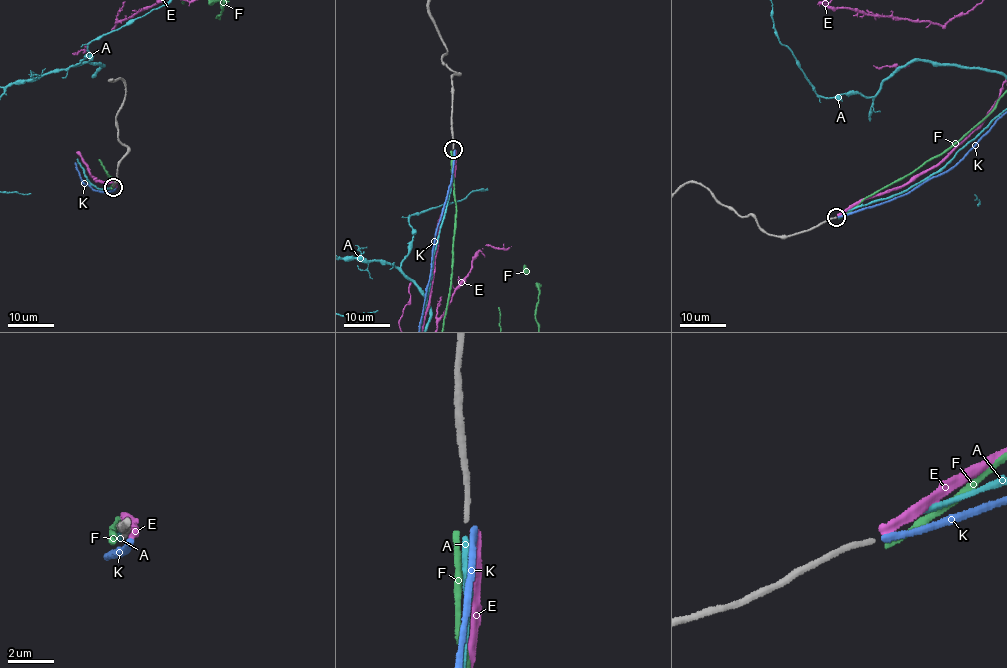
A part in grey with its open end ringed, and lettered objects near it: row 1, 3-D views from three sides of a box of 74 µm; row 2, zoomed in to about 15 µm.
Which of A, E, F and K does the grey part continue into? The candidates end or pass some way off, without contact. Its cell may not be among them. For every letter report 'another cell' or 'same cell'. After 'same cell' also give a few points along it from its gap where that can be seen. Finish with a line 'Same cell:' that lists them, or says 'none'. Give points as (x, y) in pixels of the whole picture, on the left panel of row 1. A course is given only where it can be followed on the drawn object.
A: another cell
E: another cell
F: another cell
K: another cell
Same cell: none

